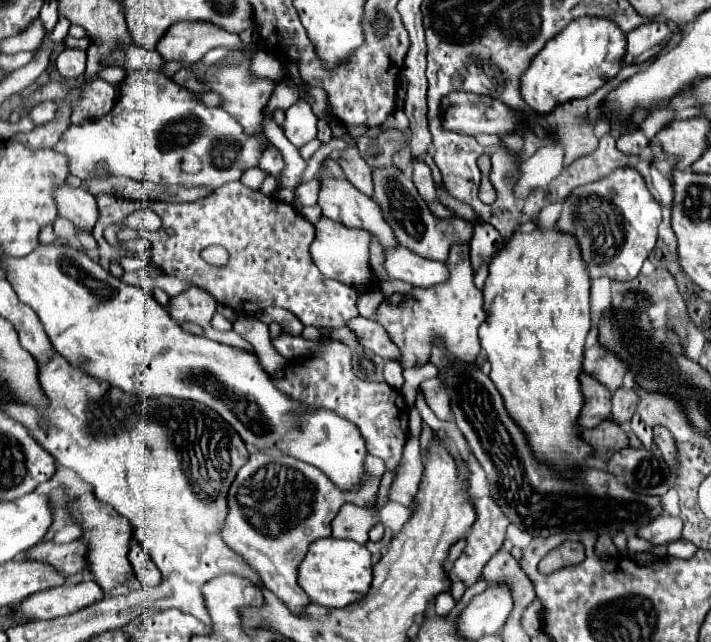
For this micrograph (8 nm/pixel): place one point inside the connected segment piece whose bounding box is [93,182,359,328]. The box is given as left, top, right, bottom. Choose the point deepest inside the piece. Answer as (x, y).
(269, 264)

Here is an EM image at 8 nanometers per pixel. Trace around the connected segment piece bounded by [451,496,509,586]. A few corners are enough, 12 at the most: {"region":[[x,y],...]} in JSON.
{"region":[[491,496],[475,498],[475,522],[453,576],[475,584],[503,546],[509,518]]}

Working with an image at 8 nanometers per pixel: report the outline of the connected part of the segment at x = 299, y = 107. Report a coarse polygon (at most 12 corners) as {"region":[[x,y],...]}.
{"region":[[305,100],[285,112],[285,136],[303,146],[317,136],[317,116]]}

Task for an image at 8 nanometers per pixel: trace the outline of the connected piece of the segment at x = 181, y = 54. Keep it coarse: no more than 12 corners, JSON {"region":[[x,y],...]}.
{"region":[[175,22],[159,40],[163,60],[185,66],[241,38],[213,22]]}

